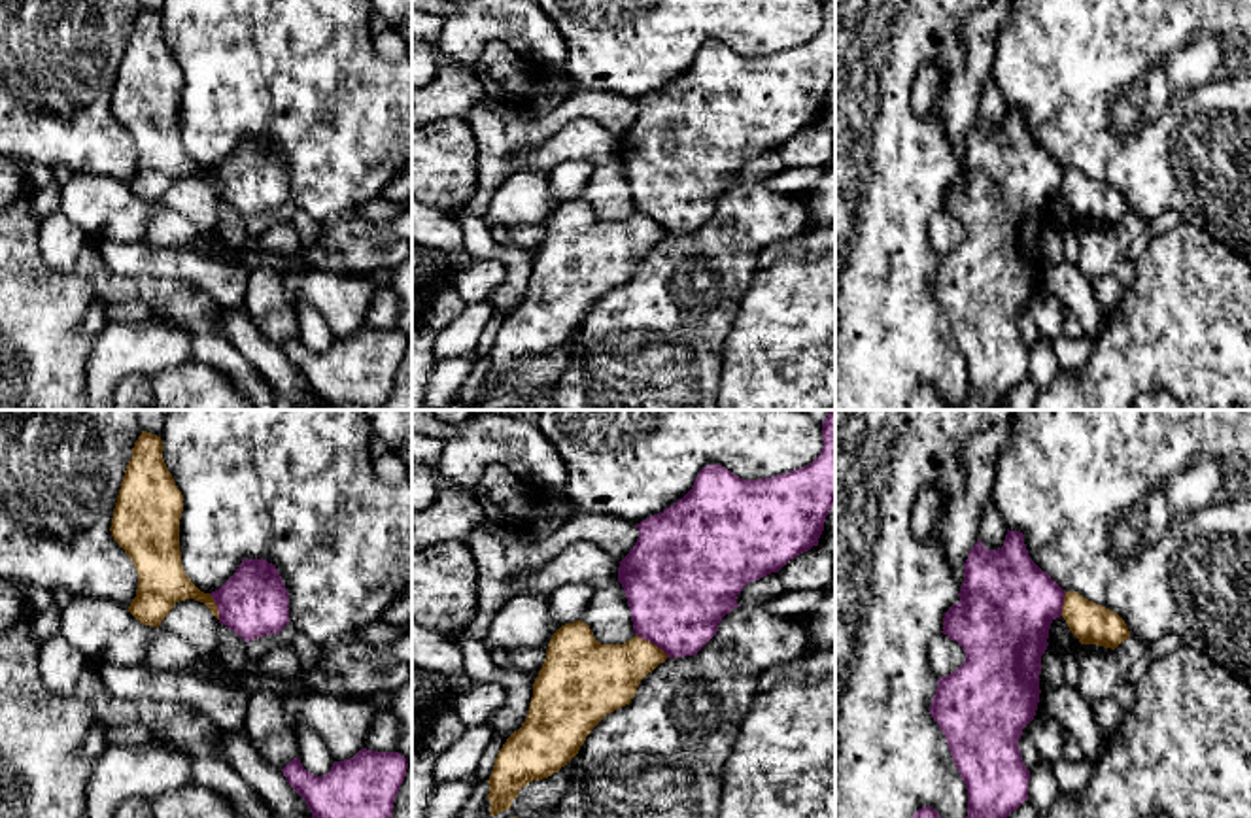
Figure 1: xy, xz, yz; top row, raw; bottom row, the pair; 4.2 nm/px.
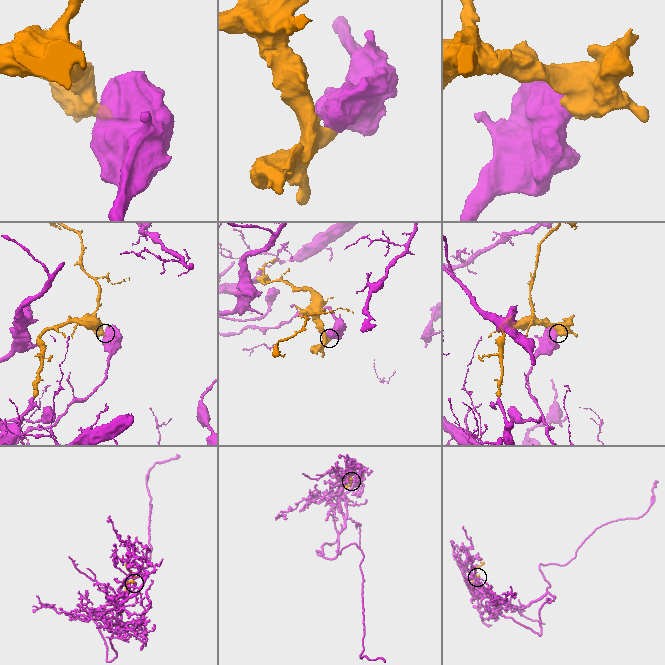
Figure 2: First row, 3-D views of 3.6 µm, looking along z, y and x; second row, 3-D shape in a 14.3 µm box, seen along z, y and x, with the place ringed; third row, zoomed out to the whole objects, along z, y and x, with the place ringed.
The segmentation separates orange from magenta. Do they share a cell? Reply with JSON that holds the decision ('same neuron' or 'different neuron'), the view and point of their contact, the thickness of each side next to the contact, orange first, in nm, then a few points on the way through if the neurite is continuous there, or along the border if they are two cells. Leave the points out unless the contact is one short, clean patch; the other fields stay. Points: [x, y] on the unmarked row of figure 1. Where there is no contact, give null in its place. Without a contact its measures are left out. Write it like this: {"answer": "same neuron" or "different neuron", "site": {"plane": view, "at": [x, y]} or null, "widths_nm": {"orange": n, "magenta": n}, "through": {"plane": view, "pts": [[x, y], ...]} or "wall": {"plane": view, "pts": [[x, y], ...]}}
{"answer": "same neuron", "site": {"plane": "xz", "at": [651, 220]}, "widths_nm": {"orange": 280, "magenta": 440}}

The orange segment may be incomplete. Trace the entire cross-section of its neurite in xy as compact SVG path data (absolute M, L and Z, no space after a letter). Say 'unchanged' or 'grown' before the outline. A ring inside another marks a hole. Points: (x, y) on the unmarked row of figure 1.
unchanged; M142 8L132 25L111 94L111 113L138 149L129 189L144 202L159 204L176 179L195 176L219 196L210 170L185 151L180 128L183 72L163 36L163 17Z

